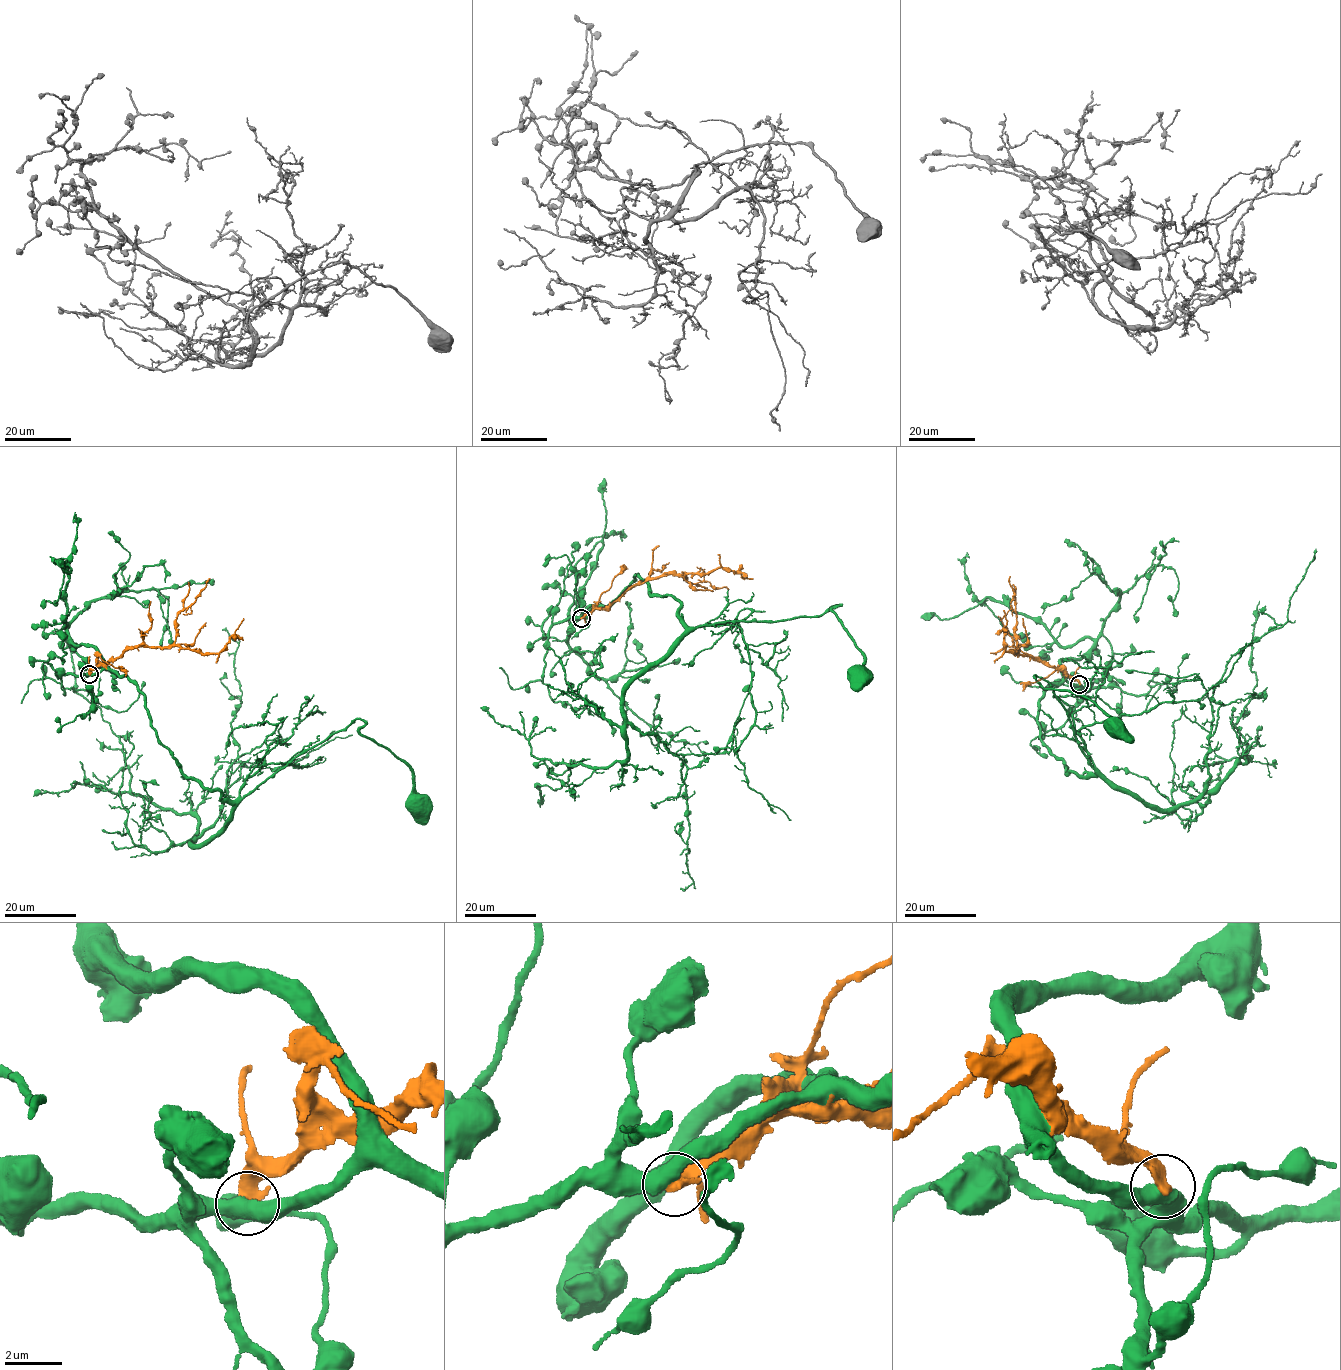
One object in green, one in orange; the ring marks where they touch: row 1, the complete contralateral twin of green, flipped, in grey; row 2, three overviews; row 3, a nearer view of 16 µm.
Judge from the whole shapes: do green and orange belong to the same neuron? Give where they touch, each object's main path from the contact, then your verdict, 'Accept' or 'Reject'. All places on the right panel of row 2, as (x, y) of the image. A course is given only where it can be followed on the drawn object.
Place: (1079, 684). Course of green: (1079, 683), (1039, 702), (1065, 772), (1095, 770), (1034, 676), (1116, 728). Course of orange: (1079, 683), (1064, 670), (1015, 650), (1004, 650), (1003, 629), (1007, 620), (1003, 610). Reject

